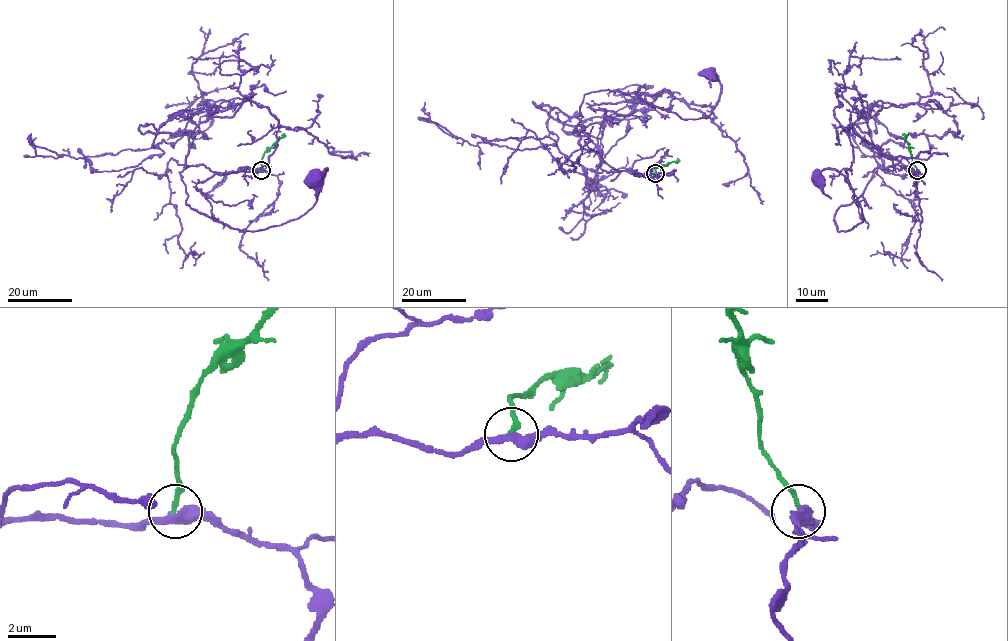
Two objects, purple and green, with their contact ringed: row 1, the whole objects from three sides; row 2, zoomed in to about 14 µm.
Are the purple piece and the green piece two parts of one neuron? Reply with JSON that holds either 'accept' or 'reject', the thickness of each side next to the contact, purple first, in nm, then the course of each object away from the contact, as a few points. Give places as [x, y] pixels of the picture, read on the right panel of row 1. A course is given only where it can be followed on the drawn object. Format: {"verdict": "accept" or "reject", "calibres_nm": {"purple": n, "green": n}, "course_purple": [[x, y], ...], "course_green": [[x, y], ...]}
{"verdict": "accept", "calibres_nm": {"purple": 400, "green": 170}, "course_purple": [[917, 170], [880, 166], [836, 210], [839, 231], [863, 221], [860, 205], [837, 171], [818, 179]], "course_green": [[917, 170], [902, 134]]}

